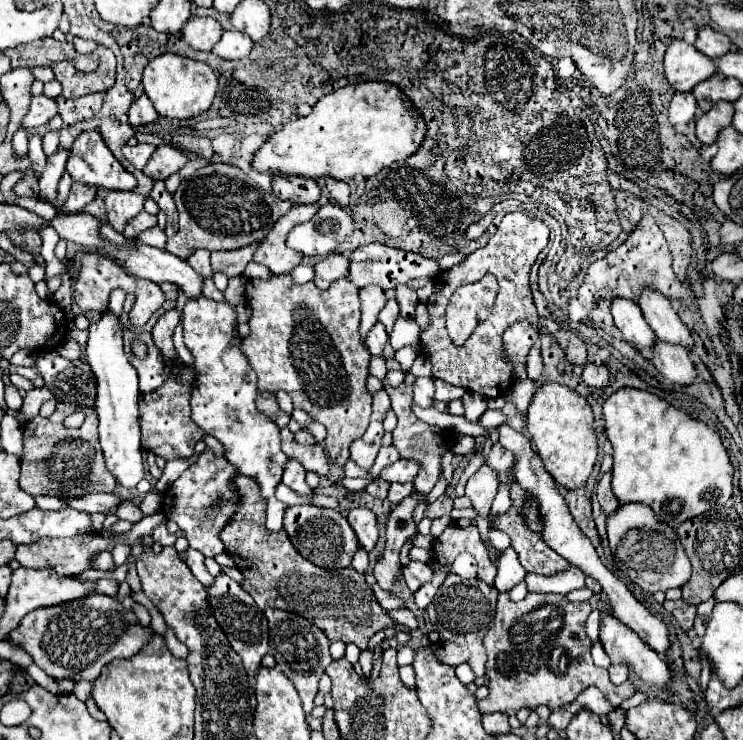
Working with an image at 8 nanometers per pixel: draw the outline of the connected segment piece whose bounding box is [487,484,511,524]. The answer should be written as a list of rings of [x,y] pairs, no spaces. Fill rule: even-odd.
[[[499,484],[499,492],[497,492],[493,508],[491,508],[489,516],[487,516],[487,522],[491,524],[491,516],[495,516],[497,512],[507,512],[509,506],[511,506],[511,500],[509,500],[509,492],[507,492],[507,484]]]

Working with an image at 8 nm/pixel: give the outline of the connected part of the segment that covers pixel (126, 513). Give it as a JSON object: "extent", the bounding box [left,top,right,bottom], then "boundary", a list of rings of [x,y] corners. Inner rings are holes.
{"extent":[115,500,143,524],"boundary":[[[125,500],[119,508],[117,508],[117,512],[115,512],[121,520],[129,520],[131,524],[135,524],[135,522],[139,522],[141,518],[143,518],[143,512],[131,502],[131,500]]]}

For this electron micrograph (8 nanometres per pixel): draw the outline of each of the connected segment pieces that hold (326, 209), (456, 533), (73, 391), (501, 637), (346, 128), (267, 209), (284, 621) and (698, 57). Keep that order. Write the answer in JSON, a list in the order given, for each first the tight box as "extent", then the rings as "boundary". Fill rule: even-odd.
[{"extent":[287,204,353,256],"boundary":[[[327,204],[287,236],[287,246],[305,256],[325,256],[353,232],[353,218],[337,204]]]},{"extent":[433,520,495,584],"boundary":[[[453,520],[445,532],[433,540],[433,552],[437,554],[439,562],[449,566],[459,556],[459,552],[469,552],[479,566],[479,578],[487,584],[495,580],[495,568],[489,560],[485,546],[481,544],[481,536],[477,524],[473,520]]]},{"extent":[35,348,97,408],"boundary":[[[49,348],[47,352],[39,352],[35,366],[39,368],[45,386],[59,402],[95,408],[97,380],[87,362],[67,360],[57,350]]]},{"extent":[477,594,635,716],"boundary":[[[501,594],[493,626],[483,640],[487,650],[489,696],[477,702],[479,712],[513,716],[521,708],[535,710],[541,704],[557,710],[573,704],[589,686],[597,686],[613,708],[633,696],[635,690],[629,680],[613,686],[607,670],[593,664],[591,640],[585,634],[589,612],[589,602],[567,602],[563,594],[527,594],[521,602],[511,602],[509,594]]]},{"extent":[253,82,425,178],"boundary":[[[359,82],[323,96],[309,116],[297,118],[275,132],[253,156],[253,170],[273,176],[369,178],[381,168],[411,156],[425,136],[423,118],[405,104],[403,92],[387,82]]]},{"extent":[167,164,291,258],"boundary":[[[207,164],[199,168],[189,180],[179,184],[173,200],[179,210],[179,230],[167,240],[167,250],[181,258],[187,258],[199,248],[211,252],[237,250],[263,240],[275,220],[291,208],[291,204],[263,192],[243,170],[227,164]]]},{"extent":[265,608,331,716],"boundary":[[[267,608],[265,616],[269,620],[269,644],[271,644],[269,654],[275,658],[277,668],[295,684],[303,702],[303,710],[309,716],[313,710],[313,698],[317,694],[319,678],[323,676],[325,668],[331,664],[329,640],[319,628],[315,628],[307,618],[299,614],[285,612],[279,608]]]},{"extent":[665,40,715,92],"boundary":[[[675,40],[665,52],[665,78],[679,92],[691,92],[693,86],[715,74],[715,62],[703,56],[695,46]]]}]

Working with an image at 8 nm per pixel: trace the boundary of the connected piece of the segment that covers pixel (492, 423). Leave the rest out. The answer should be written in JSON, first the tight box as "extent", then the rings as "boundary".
{"extent":[477,410,505,430],"boundary":[[[485,410],[477,422],[479,422],[483,428],[487,428],[487,430],[493,430],[495,426],[499,426],[499,424],[505,424],[505,418],[503,418],[503,414],[501,414],[499,410]]]}

